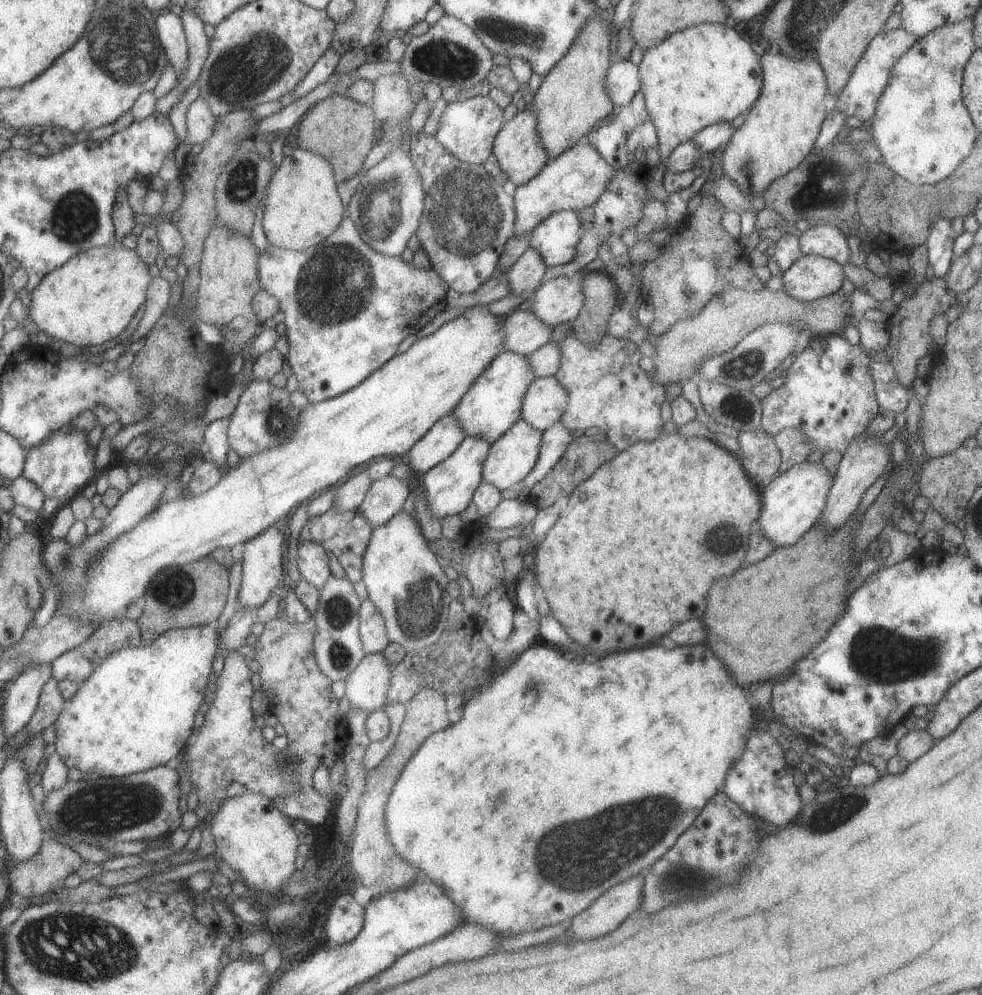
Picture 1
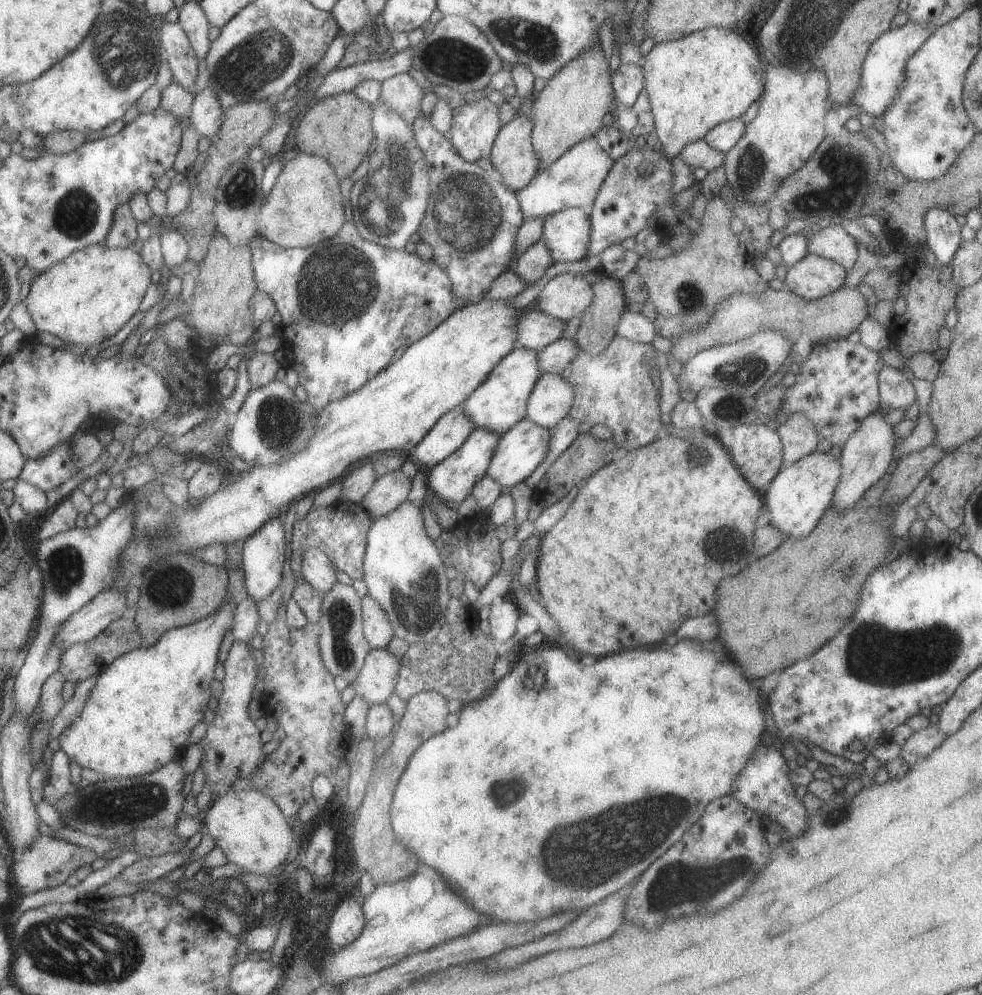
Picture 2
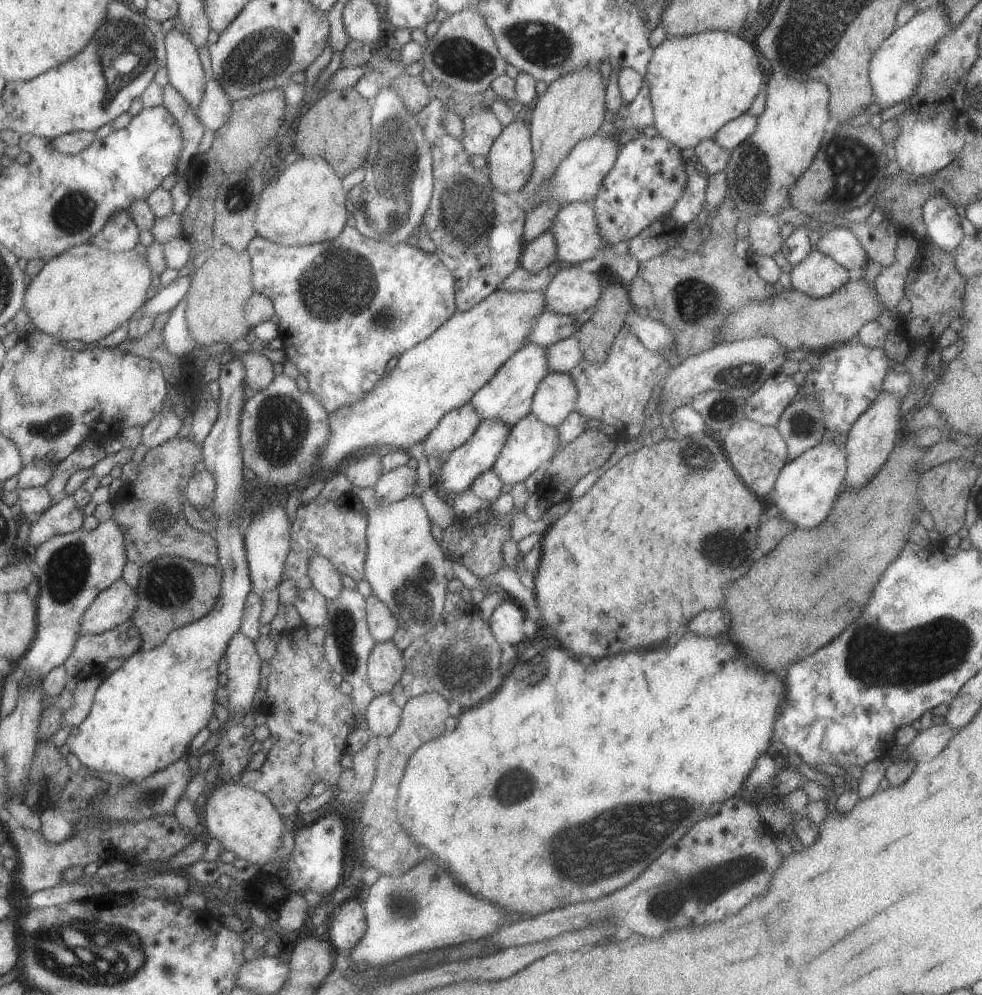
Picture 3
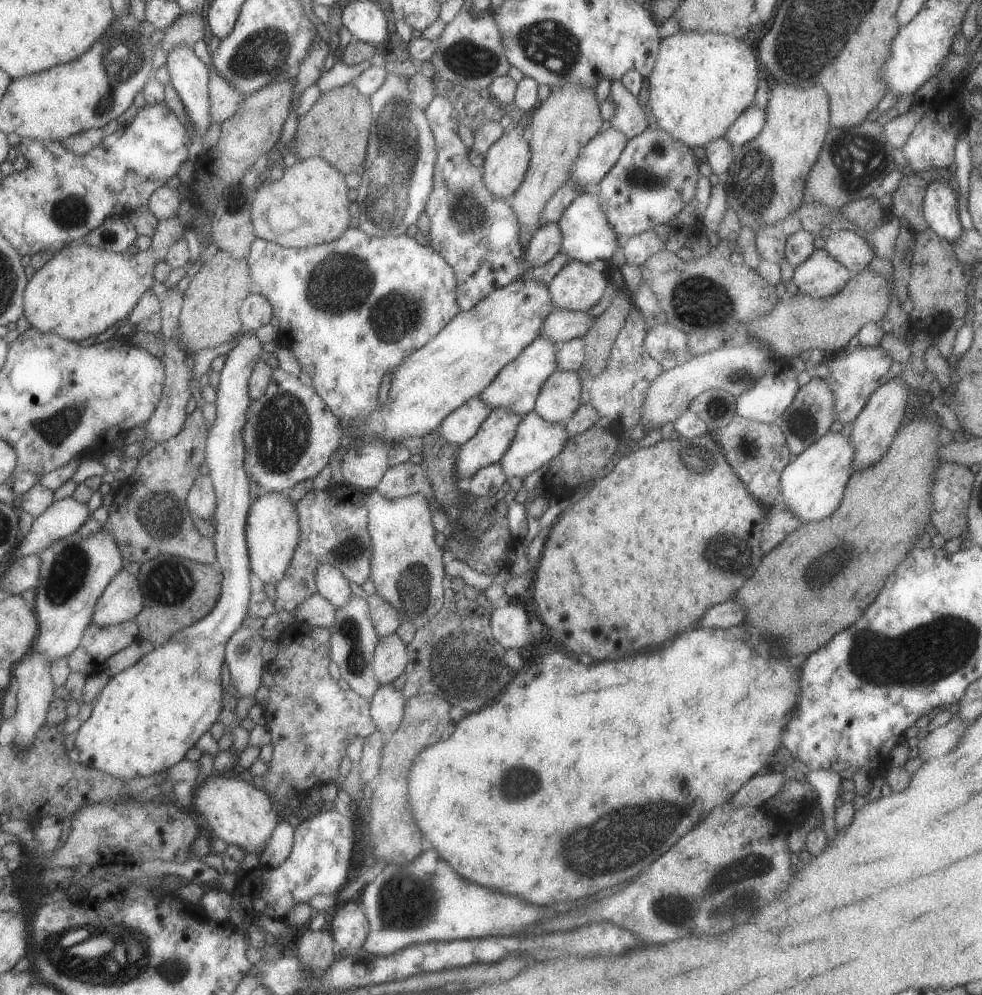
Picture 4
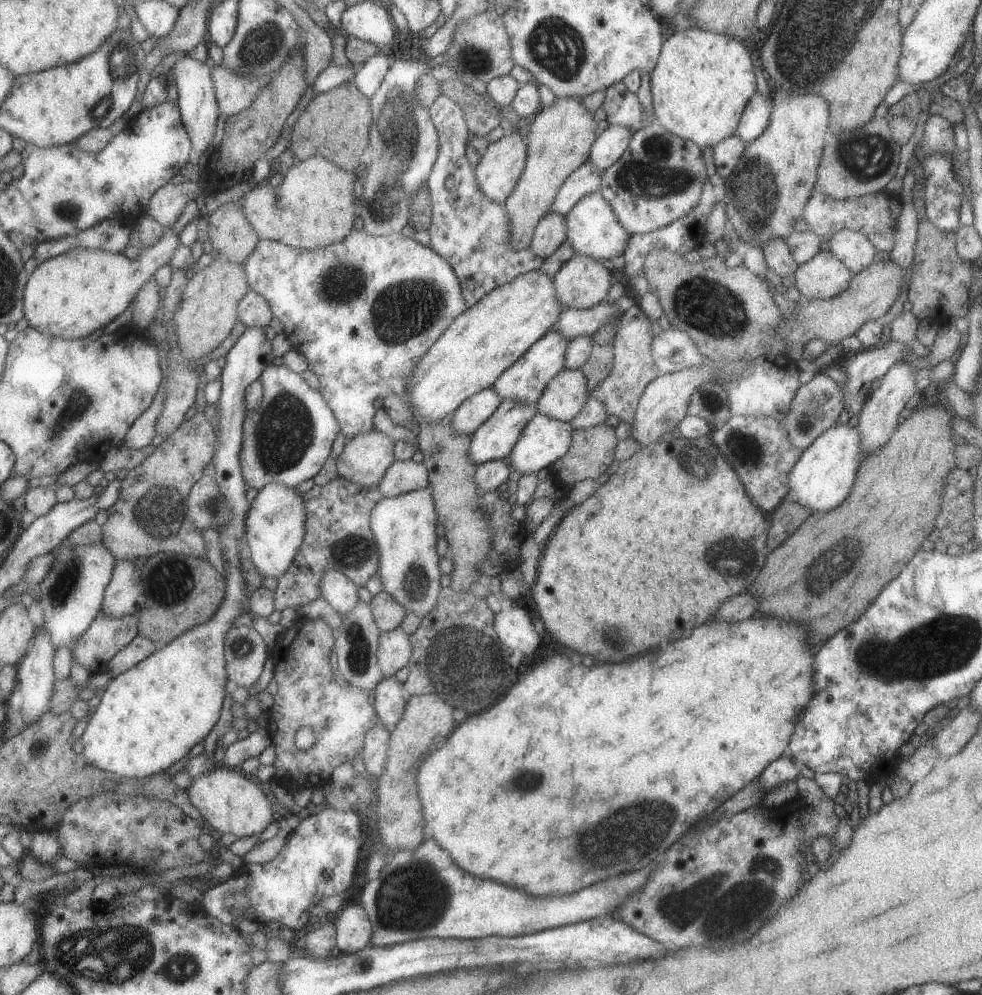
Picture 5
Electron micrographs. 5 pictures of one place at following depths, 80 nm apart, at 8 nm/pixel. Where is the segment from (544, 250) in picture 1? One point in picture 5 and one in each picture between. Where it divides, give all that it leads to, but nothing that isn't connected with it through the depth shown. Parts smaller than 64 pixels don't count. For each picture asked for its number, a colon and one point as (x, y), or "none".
2: (566, 232)
3: (575, 230)
4: (586, 235)
5: (592, 229)

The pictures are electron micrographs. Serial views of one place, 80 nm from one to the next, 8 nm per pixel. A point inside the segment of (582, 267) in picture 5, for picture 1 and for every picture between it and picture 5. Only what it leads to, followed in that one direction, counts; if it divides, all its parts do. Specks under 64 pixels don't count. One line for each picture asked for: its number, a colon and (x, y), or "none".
1: (558, 300)
2: (565, 295)
3: (571, 290)
4: (576, 287)

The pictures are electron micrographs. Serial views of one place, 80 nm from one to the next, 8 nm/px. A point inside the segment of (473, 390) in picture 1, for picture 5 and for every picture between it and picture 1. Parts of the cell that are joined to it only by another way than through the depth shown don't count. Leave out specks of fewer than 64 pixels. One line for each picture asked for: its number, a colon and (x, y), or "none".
2: (499, 402)
3: (507, 396)
4: (517, 384)
5: (527, 377)

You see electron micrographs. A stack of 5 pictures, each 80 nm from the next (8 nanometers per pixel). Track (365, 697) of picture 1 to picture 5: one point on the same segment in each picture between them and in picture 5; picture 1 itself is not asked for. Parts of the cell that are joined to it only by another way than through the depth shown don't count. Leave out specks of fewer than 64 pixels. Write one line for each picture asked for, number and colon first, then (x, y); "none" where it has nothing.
2: (375, 682)
3: (385, 665)
4: (389, 659)
5: (394, 648)

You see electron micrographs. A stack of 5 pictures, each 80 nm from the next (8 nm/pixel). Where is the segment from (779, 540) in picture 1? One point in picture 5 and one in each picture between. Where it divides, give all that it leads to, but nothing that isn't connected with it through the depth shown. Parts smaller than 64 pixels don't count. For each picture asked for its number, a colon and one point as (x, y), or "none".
2: (796, 498)
3: (806, 487)
4: (811, 486)
5: (824, 473)

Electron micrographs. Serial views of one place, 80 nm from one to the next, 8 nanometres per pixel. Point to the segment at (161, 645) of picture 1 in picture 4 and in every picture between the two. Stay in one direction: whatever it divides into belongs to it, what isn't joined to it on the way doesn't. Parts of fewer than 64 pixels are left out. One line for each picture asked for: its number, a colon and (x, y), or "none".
2: (139, 717)
3: (145, 715)
4: (149, 716)

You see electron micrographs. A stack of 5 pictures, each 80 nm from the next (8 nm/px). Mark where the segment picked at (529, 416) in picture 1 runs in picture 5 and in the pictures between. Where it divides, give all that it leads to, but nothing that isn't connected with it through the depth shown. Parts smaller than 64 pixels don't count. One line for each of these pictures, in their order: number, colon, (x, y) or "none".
2: (550, 400)
3: (554, 398)
4: (559, 396)
5: (565, 394)

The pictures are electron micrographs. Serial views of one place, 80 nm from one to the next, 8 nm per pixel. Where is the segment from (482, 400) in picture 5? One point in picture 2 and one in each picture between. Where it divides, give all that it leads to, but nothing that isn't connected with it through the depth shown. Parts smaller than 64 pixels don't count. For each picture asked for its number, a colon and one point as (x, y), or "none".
2: (446, 435)
3: (457, 426)
4: (457, 427)

